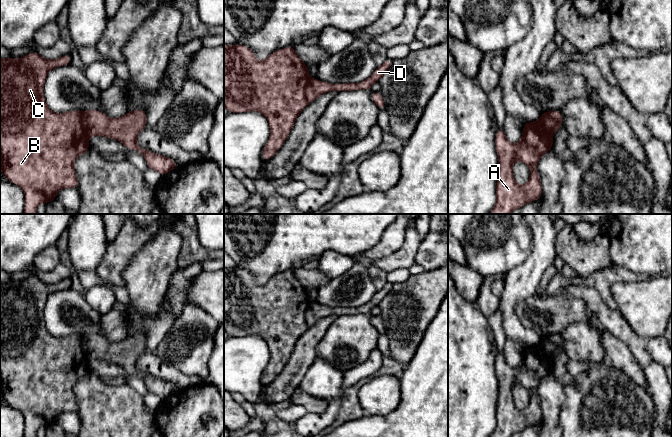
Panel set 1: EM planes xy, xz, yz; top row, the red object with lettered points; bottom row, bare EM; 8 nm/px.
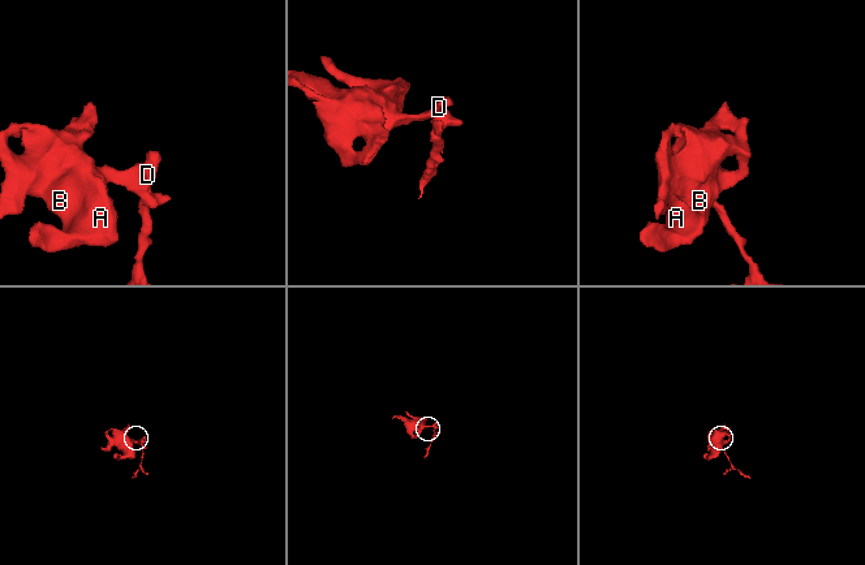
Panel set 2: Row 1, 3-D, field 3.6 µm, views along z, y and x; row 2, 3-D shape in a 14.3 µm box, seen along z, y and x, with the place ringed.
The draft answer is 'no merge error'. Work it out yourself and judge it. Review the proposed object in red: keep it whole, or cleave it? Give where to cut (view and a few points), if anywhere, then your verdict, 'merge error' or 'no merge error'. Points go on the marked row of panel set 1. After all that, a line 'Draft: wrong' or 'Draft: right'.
xy (82, 112), (82, 125), (89, 136) | merge error
Draft: wrong

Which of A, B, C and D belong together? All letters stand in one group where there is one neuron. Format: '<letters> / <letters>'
A B C / D

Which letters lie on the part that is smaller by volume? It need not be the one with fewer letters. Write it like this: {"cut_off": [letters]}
{"cut_off": ["D"]}

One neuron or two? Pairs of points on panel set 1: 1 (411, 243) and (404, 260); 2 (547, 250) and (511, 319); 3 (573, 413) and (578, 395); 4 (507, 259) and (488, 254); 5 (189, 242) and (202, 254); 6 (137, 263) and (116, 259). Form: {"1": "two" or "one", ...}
{"1": "one", "2": "one", "3": "one", "4": "one", "5": "one", "6": "two"}

